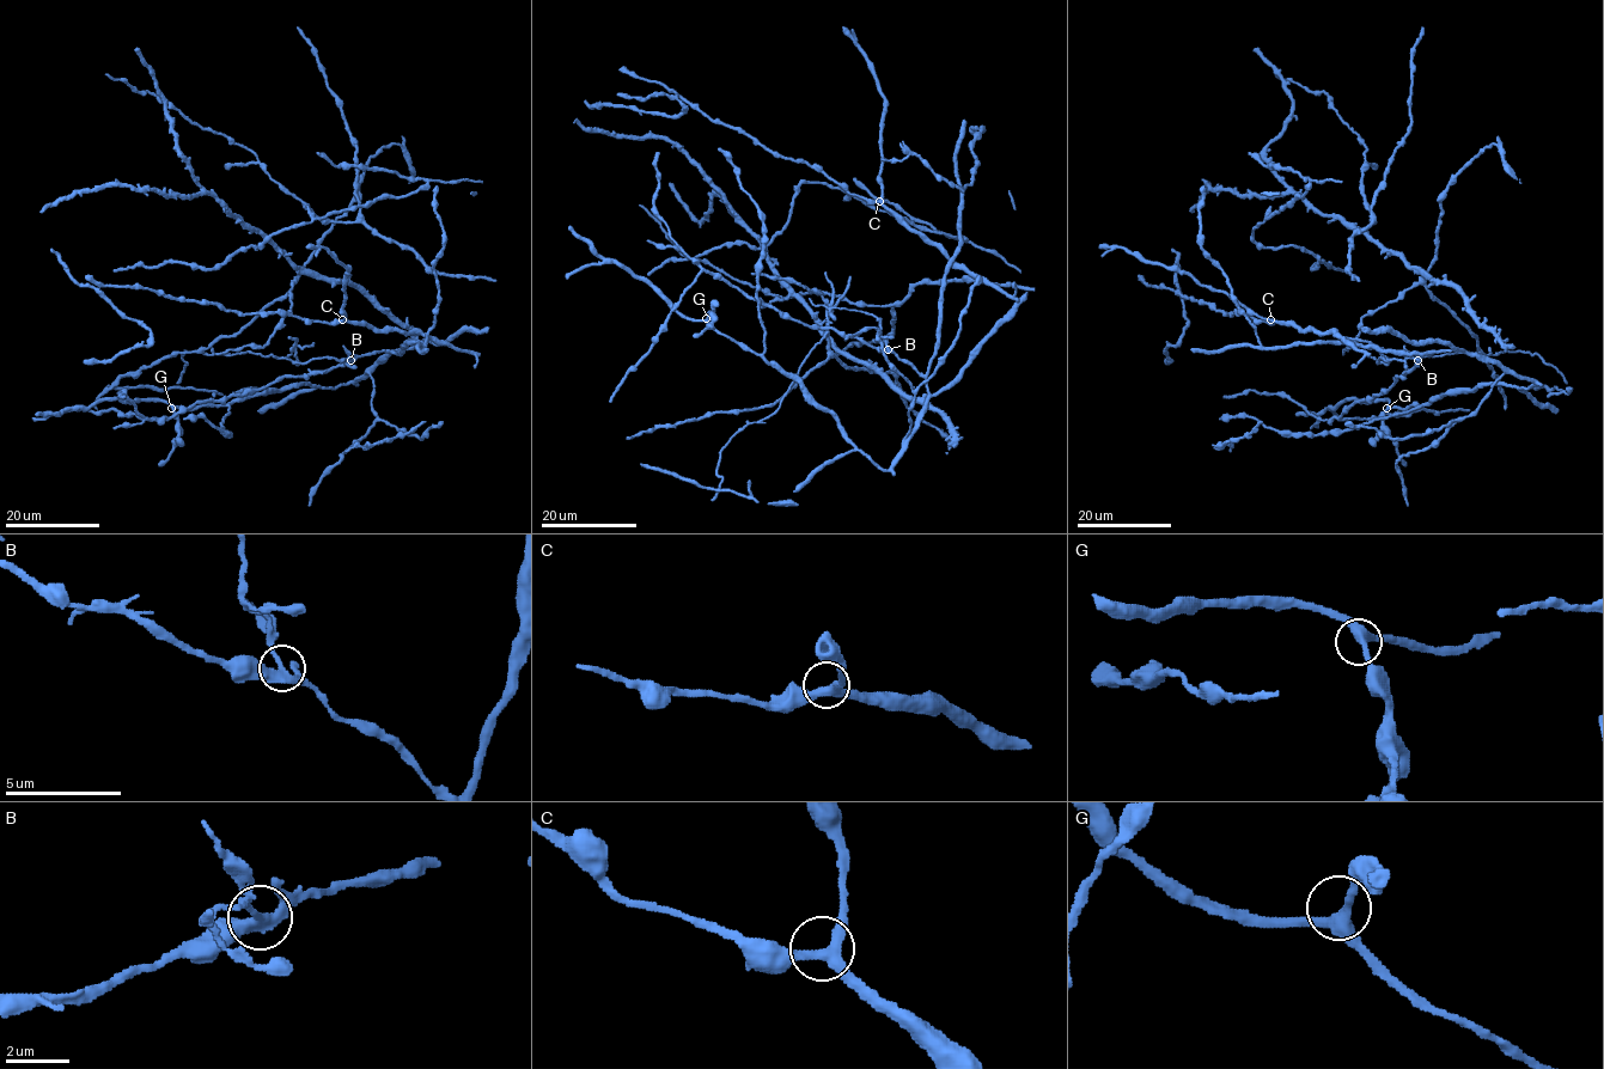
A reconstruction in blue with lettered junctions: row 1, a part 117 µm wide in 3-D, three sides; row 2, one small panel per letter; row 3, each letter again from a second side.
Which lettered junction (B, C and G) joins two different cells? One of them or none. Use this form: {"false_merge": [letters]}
{"false_merge": ["B"]}

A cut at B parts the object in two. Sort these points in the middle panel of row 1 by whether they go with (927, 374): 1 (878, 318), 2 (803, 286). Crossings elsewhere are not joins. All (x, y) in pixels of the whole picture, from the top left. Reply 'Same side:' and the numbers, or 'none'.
Same side: 2

